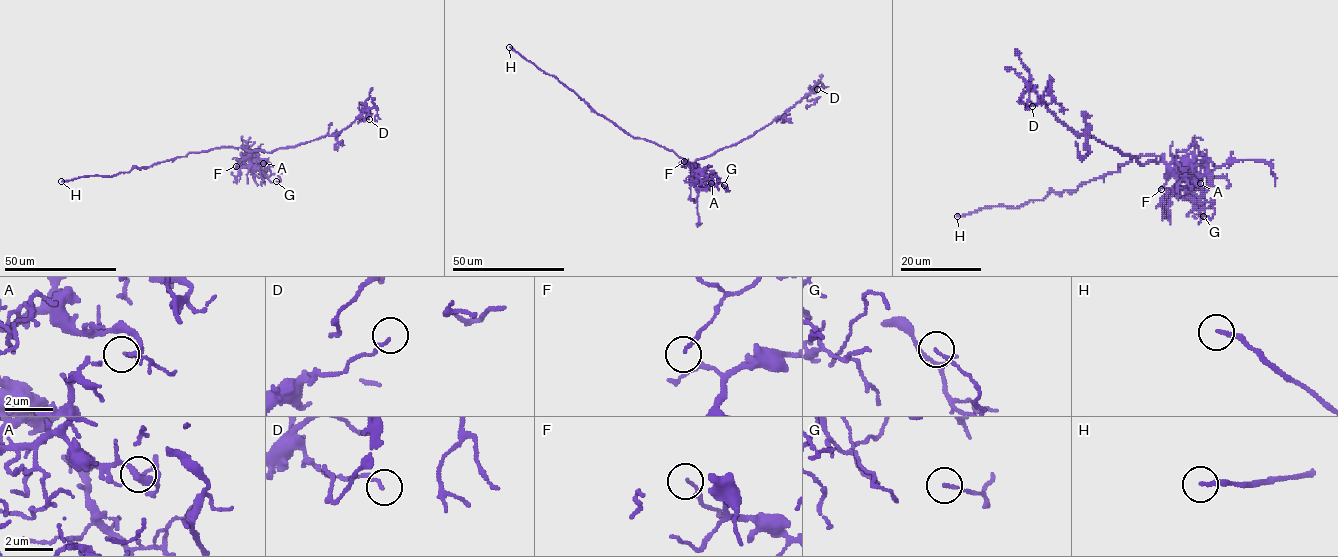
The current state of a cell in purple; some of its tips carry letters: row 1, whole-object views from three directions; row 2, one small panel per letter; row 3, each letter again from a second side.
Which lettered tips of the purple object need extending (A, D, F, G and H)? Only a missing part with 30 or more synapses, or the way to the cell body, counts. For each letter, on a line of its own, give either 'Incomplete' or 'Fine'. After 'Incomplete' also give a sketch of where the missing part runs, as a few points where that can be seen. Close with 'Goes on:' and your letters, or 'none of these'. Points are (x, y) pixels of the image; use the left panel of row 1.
A: Incomplete
D: Fine
F: Fine
G: Fine
H: Incomplete. Course of what is missing: (61, 181), (46, 179)
Goes on: A, H

